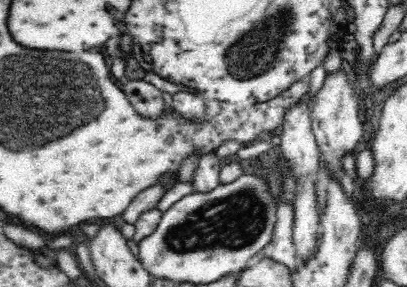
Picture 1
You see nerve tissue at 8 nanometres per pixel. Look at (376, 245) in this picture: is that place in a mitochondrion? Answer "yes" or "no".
no

